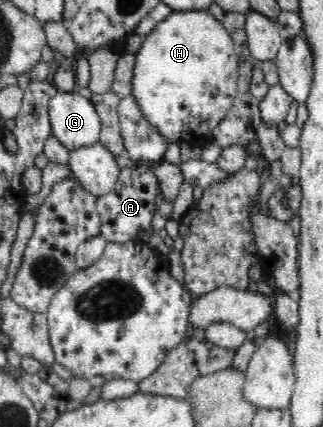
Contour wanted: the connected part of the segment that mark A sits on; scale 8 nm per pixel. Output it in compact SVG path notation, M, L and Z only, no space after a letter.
M139 163L138 167L120 169L115 188L97 197L97 210L102 222L100 234L108 243L124 243L136 239L141 229L146 229L155 214L155 197L158 188L158 178L154 169Z

